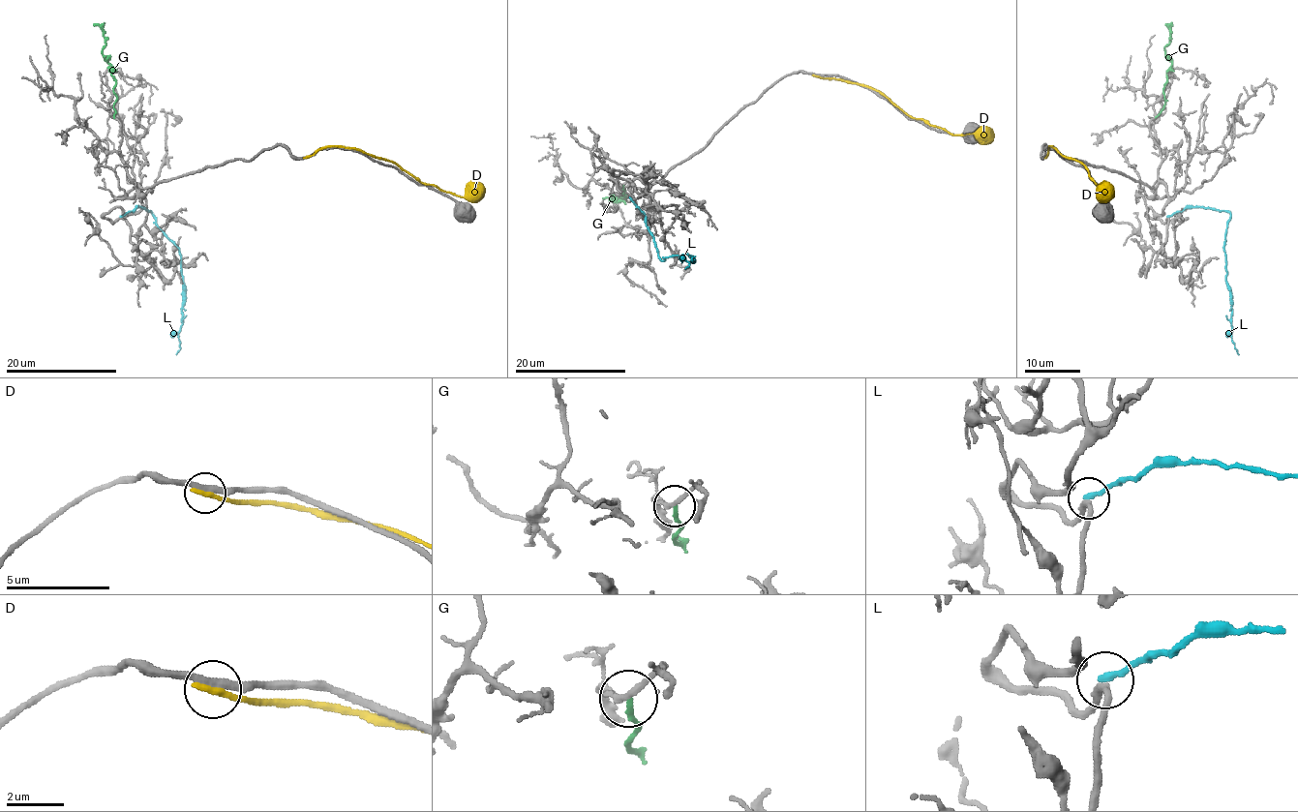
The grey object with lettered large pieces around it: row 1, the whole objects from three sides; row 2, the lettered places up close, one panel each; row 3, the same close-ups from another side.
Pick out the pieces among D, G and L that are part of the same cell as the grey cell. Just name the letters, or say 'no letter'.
no letter

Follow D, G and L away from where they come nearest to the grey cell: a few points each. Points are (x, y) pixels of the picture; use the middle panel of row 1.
D: (817, 76), (865, 84), (884, 93), (908, 115), (945, 128), (950, 134), (993, 136)
G: (623, 185), (623, 195), (626, 195), (623, 194), (618, 201), (612, 195), (614, 200), (602, 198)
L: (630, 198), (644, 216), (658, 257), (661, 260), (693, 255), (685, 268)

